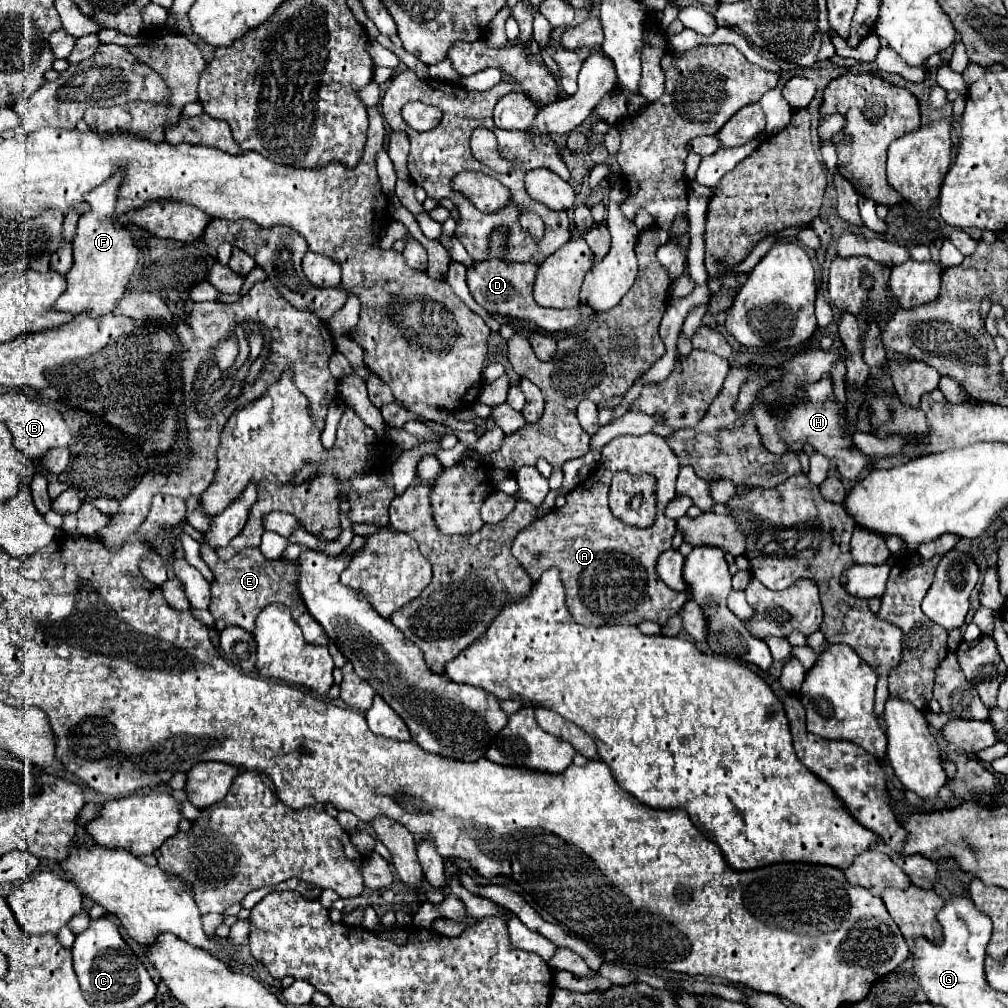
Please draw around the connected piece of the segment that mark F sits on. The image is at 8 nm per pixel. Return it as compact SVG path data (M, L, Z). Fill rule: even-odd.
M121 173L113 175L87 195L91 211L87 215L81 215L79 219L77 235L73 241L73 267L69 269L69 273L65 273L67 289L53 303L53 309L57 311L71 315L87 311L91 317L103 317L115 309L117 301L127 289L129 277L137 267L139 249L129 231L119 225L119 219L113 213L115 197L119 191L119 175Z

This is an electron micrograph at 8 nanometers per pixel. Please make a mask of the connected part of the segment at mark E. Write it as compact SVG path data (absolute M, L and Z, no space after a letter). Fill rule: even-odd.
M201 545L201 559L211 567L215 573L215 581L211 585L211 605L209 611L215 619L217 631L221 631L227 625L237 625L247 631L255 629L255 619L259 611L271 603L283 603L291 609L291 615L295 617L295 623L301 625L305 641L311 645L327 645L329 637L325 629L311 617L307 611L299 587L297 587L297 561L287 561L287 559L277 559L269 561L263 557L263 553L257 551L257 547L243 549L243 553L237 553L229 561L217 559L217 553L209 545Z

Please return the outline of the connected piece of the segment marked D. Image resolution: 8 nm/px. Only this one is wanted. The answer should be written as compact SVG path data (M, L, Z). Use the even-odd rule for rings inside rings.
M495 231L491 237L491 259L483 261L483 263L475 263L473 269L467 271L467 285L469 291L473 295L473 299L491 315L501 315L501 317L517 317L517 319L527 319L531 323L535 323L539 329L547 331L547 333L565 333L571 327L577 325L577 321L581 319L581 311L577 307L573 309L545 309L541 305L535 303L533 299L533 283L535 283L535 273L539 269L539 265L533 263L507 263L501 261L499 255L505 247L505 237L507 231Z

